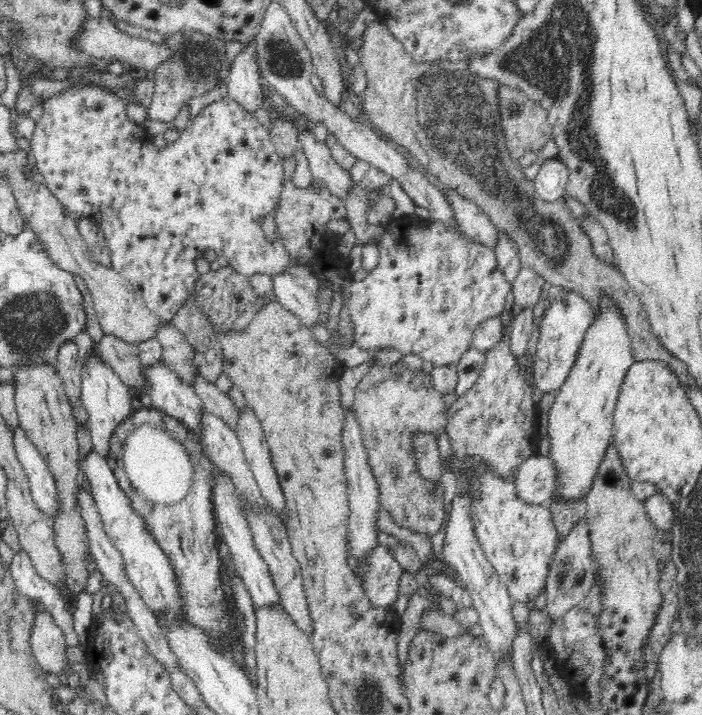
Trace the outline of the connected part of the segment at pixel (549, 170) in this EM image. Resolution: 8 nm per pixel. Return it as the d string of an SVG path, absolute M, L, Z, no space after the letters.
M558 158L539 163L529 183L539 198L546 202L558 201L566 196L569 170Z

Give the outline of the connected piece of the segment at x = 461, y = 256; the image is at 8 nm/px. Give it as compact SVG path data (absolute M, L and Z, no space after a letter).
M417 215L402 216L393 218L383 226L383 236L378 241L380 263L375 270L368 272L368 275L362 282L350 284L350 292L345 302L345 308L349 311L354 334L354 343L362 349L378 350L378 348L392 347L401 352L402 355L418 354L424 360L430 360L434 366L444 366L447 364L456 365L460 357L473 346L474 331L484 320L499 317L502 312L509 309L510 302L506 301L512 286L506 283L504 273L498 269L498 260L494 250L472 241L465 233L456 232L449 224L439 222L434 218L427 220L420 219Z

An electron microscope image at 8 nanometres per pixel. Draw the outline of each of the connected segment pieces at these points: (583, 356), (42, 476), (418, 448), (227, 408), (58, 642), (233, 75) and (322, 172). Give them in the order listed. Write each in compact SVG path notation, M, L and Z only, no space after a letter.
M600 298L600 310L596 311L594 322L587 328L575 363L560 392L555 394L554 404L548 412L547 434L550 437L550 454L556 468L556 486L552 499L575 501L588 494L597 475L608 443L613 438L615 405L629 368L635 363L630 350L630 335L622 314L611 298Z
M18 425L14 430L10 428L10 431L14 439L14 452L29 480L32 498L46 517L54 520L58 514L58 489L54 483L54 477L43 456L23 429Z
M416 433L413 436L413 453L418 472L424 480L438 482L442 478L440 452L436 437L430 433Z
M199 373L196 374L193 390L202 399L208 412L218 416L236 430L239 412L227 393L222 393L215 384L207 382Z
M48 610L35 614L29 641L37 663L46 673L58 675L69 664L64 632Z
M243 44L243 50L231 62L226 78L228 96L250 112L260 108L265 99L254 53L252 46Z
M311 128L299 132L298 140L308 160L312 178L322 183L332 195L338 195L345 202L354 184L350 171L342 169L336 163L327 143L316 140Z

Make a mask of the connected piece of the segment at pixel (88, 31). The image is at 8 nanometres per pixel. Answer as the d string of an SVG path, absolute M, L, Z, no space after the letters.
M89 17L77 37L76 46L80 53L87 54L92 58L105 58L106 60L115 58L120 62L128 62L128 64L132 62L132 66L137 66L140 72L152 73L161 62L166 62L170 57L173 57L173 53L168 47L121 32L116 24L108 18Z

